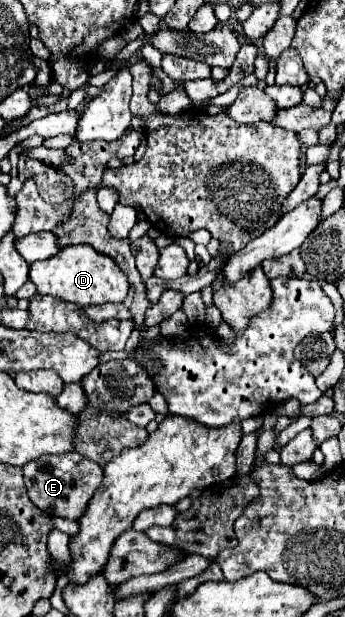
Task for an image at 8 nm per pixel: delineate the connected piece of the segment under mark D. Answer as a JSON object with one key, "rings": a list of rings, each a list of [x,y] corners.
{"rings":[[[88,244],[62,248],[56,256],[30,264],[30,280],[36,284],[40,294],[50,294],[82,308],[90,304],[124,302],[130,288],[128,278],[122,274],[120,266],[110,256],[96,252]]]}

